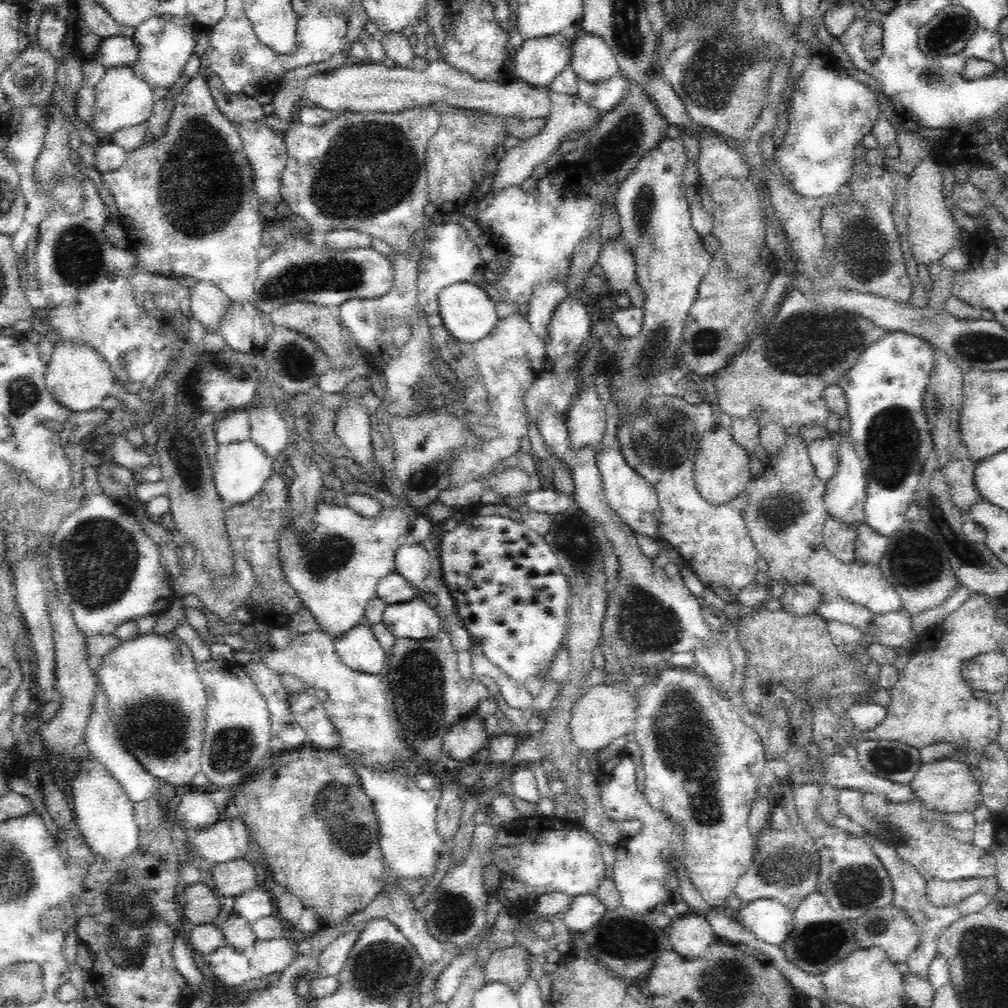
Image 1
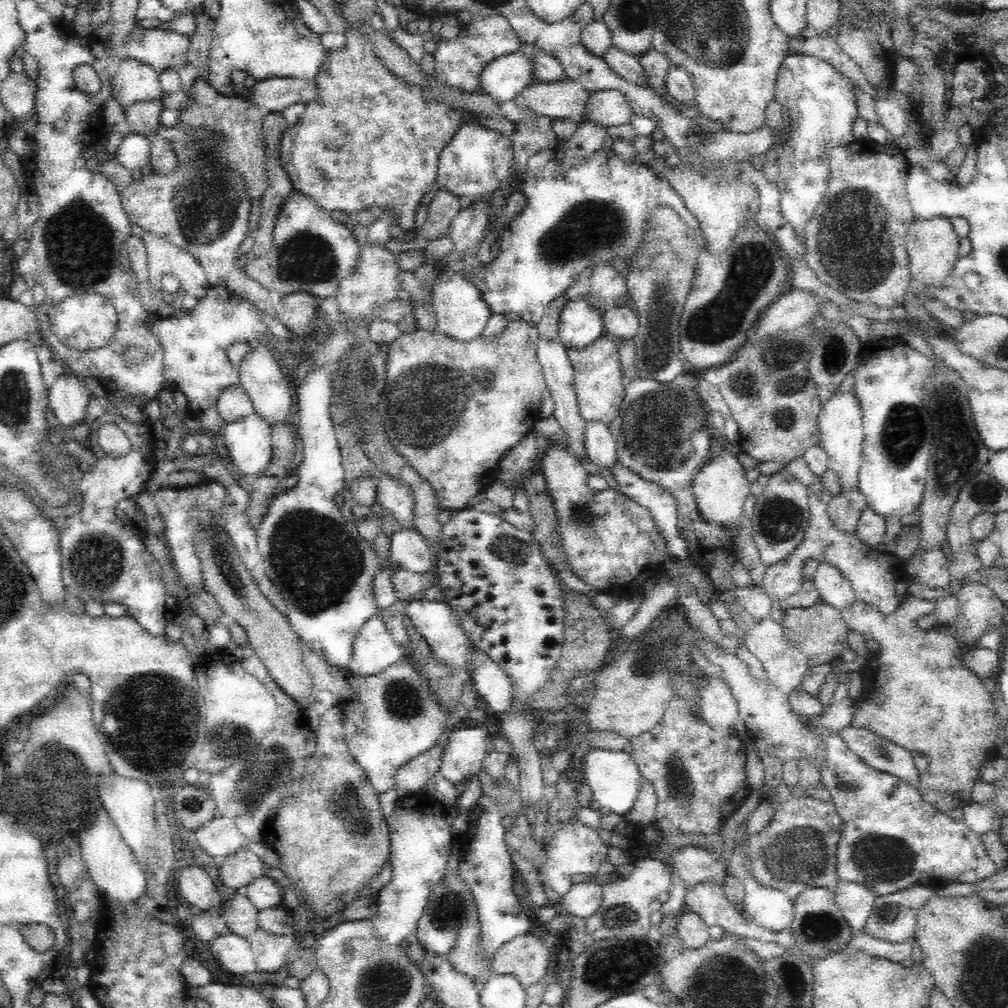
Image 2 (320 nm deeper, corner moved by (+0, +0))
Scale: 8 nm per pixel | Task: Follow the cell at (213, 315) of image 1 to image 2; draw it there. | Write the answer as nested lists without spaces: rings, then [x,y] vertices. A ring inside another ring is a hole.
[[[146,233],[143,236],[147,252],[148,282],[154,294],[164,292],[161,280],[163,276],[174,275],[179,278],[182,290],[197,298],[206,294],[211,285],[206,278],[203,266],[192,253],[166,242],[160,236]]]

